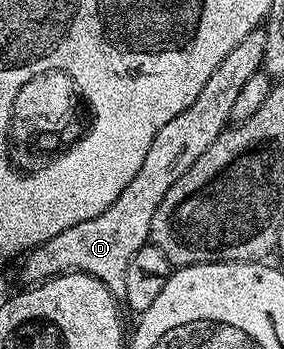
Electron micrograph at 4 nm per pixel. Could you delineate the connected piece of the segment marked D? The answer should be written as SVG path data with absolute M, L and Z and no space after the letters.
M258 27L252 29L211 71L211 79L203 83L203 91L199 91L199 99L187 107L187 111L179 111L171 123L159 127L155 139L151 139L151 147L145 149L143 163L137 166L135 179L129 181L129 185L95 219L87 219L83 223L75 223L75 227L67 227L67 231L59 231L51 239L47 239L42 245L36 245L34 249L24 254L25 266L21 269L21 277L25 283L40 283L51 277L60 277L62 273L86 273L95 279L102 281L114 295L125 292L125 280L127 279L127 263L131 263L131 255L139 251L149 241L149 228L151 219L163 203L163 195L171 191L171 187L180 177L215 143L215 139L227 128L231 121L231 107L243 88L243 83L251 79L251 75L262 72L265 63L265 31Z

